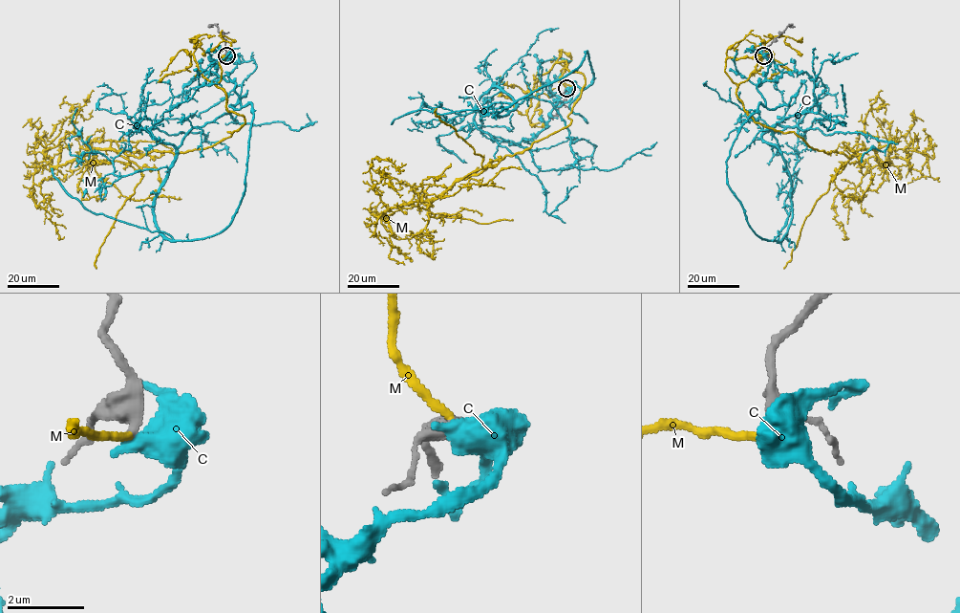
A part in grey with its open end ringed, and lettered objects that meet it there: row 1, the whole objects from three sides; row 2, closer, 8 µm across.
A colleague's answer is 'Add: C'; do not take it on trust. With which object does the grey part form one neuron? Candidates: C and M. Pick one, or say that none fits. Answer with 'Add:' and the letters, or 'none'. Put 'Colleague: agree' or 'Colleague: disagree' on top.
Colleague: disagree
Add: M

